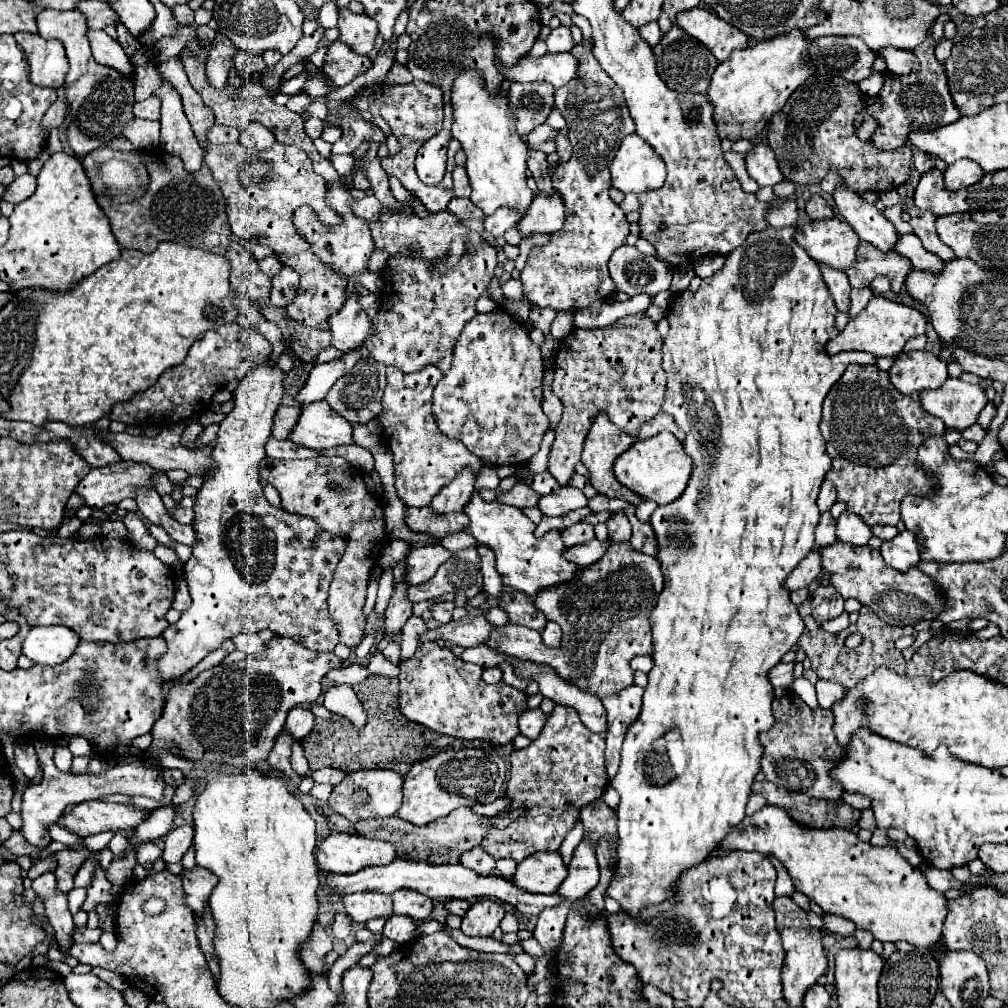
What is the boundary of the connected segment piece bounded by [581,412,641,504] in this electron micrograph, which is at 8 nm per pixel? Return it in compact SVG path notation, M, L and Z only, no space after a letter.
M599 412L599 414L595 416L593 426L589 428L589 434L587 434L587 438L585 438L583 458L581 458L581 460L583 460L583 464L589 468L589 472L591 472L591 484L593 484L593 488L595 488L599 494L603 494L603 496L607 496L607 498L621 498L621 500L627 500L627 502L633 502L633 504L641 502L641 498L637 498L637 494L633 494L631 490L625 490L625 486L621 486L621 484L617 482L617 478L613 476L613 462L615 462L615 458L617 458L619 454L623 454L633 442L635 442L635 438L631 438L631 436L625 434L621 428L617 428L617 426L609 420L609 416L607 416L605 412Z

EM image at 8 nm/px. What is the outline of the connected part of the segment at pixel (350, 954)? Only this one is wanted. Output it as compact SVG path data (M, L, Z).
M379 940L355 942L355 944L351 944L351 946L347 948L347 952L345 952L343 956L337 958L337 962L335 962L335 964L331 966L331 970L329 970L329 986L331 986L331 990L333 990L337 996L343 994L343 988L341 988L341 976L343 976L343 972L345 972L347 968L355 966L355 964L357 964L365 954L369 954L377 944L379 944Z

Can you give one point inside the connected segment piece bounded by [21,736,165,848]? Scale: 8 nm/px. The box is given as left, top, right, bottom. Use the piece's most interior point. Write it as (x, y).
(43, 804)

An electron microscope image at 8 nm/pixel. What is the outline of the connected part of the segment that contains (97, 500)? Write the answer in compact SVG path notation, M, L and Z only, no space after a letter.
M117 462L103 468L93 468L77 486L77 494L91 508L119 504L125 498L135 498L139 488L151 488L155 468L139 462Z

